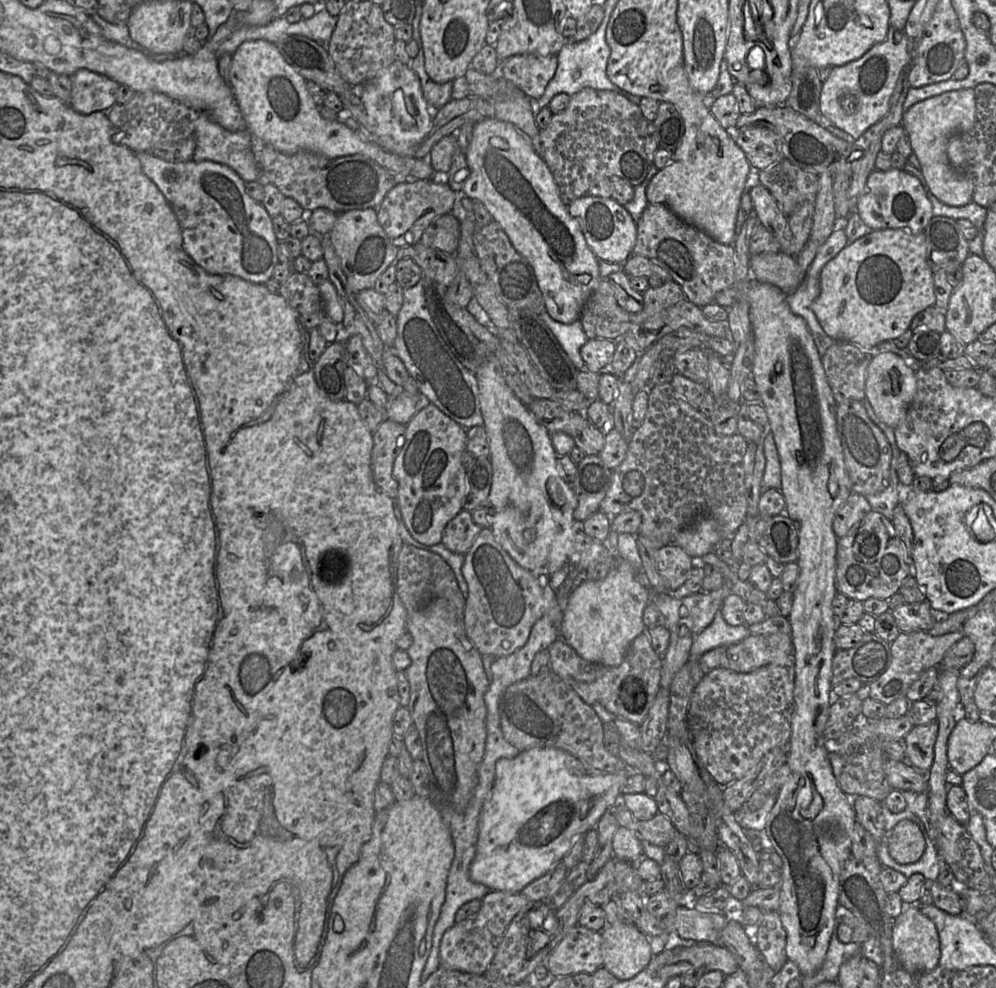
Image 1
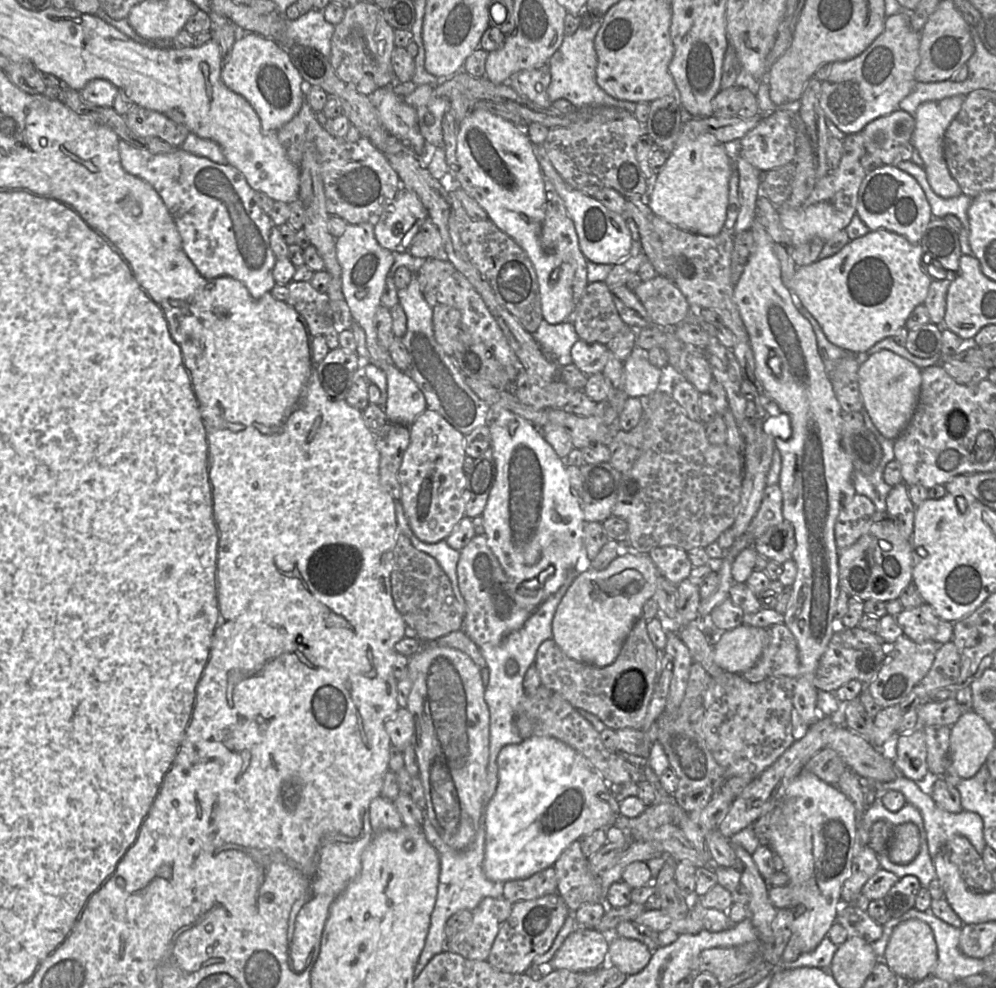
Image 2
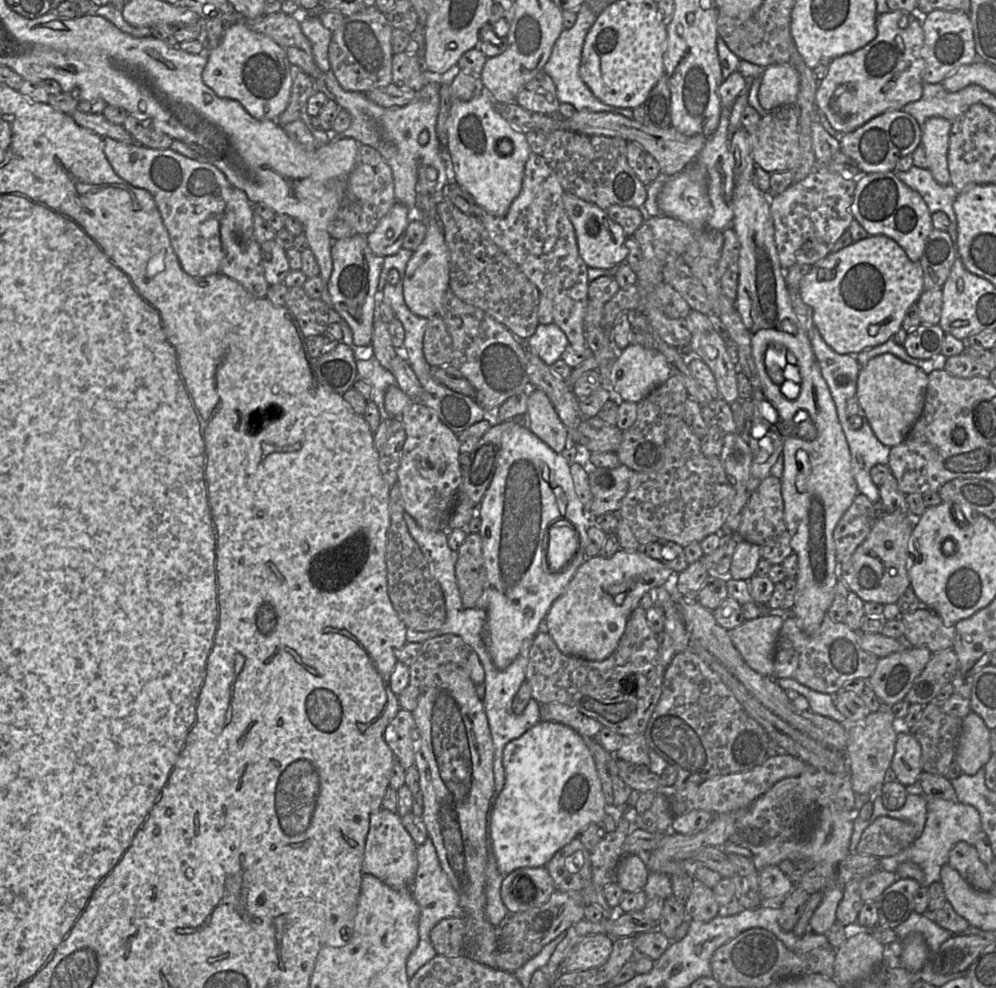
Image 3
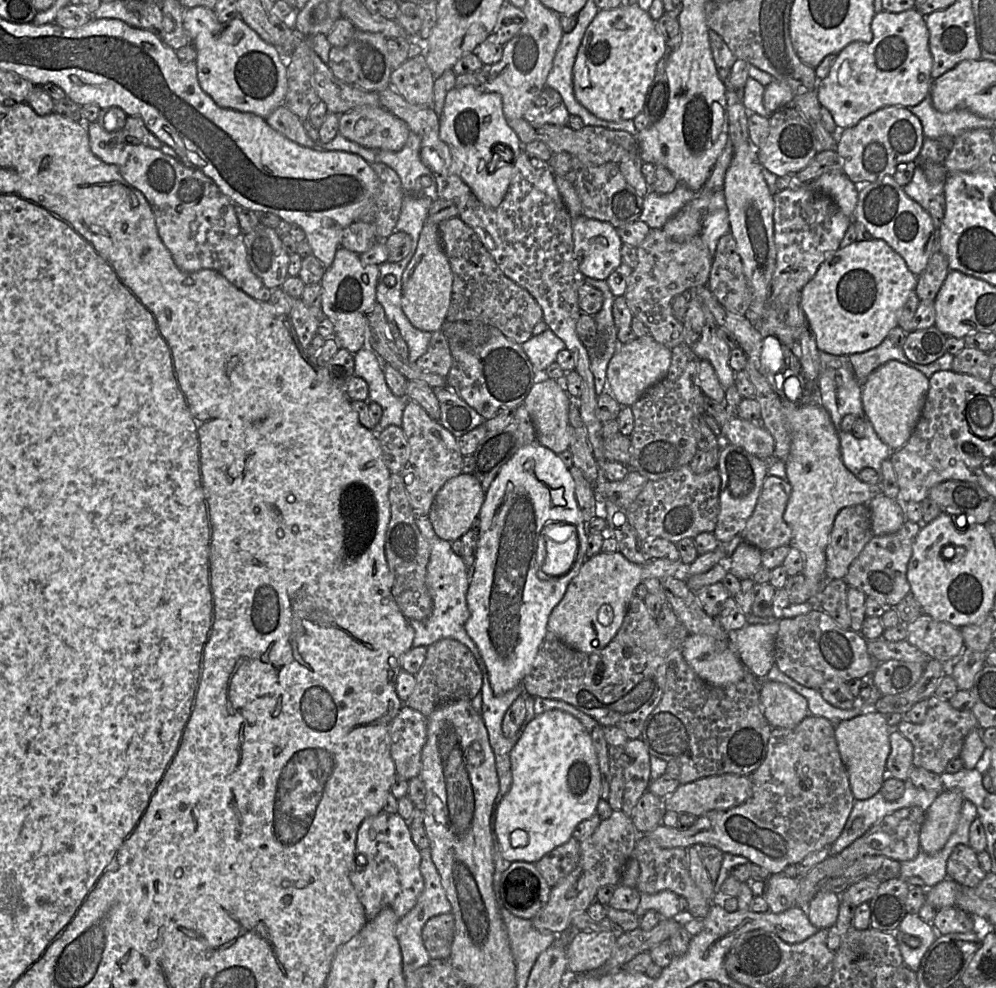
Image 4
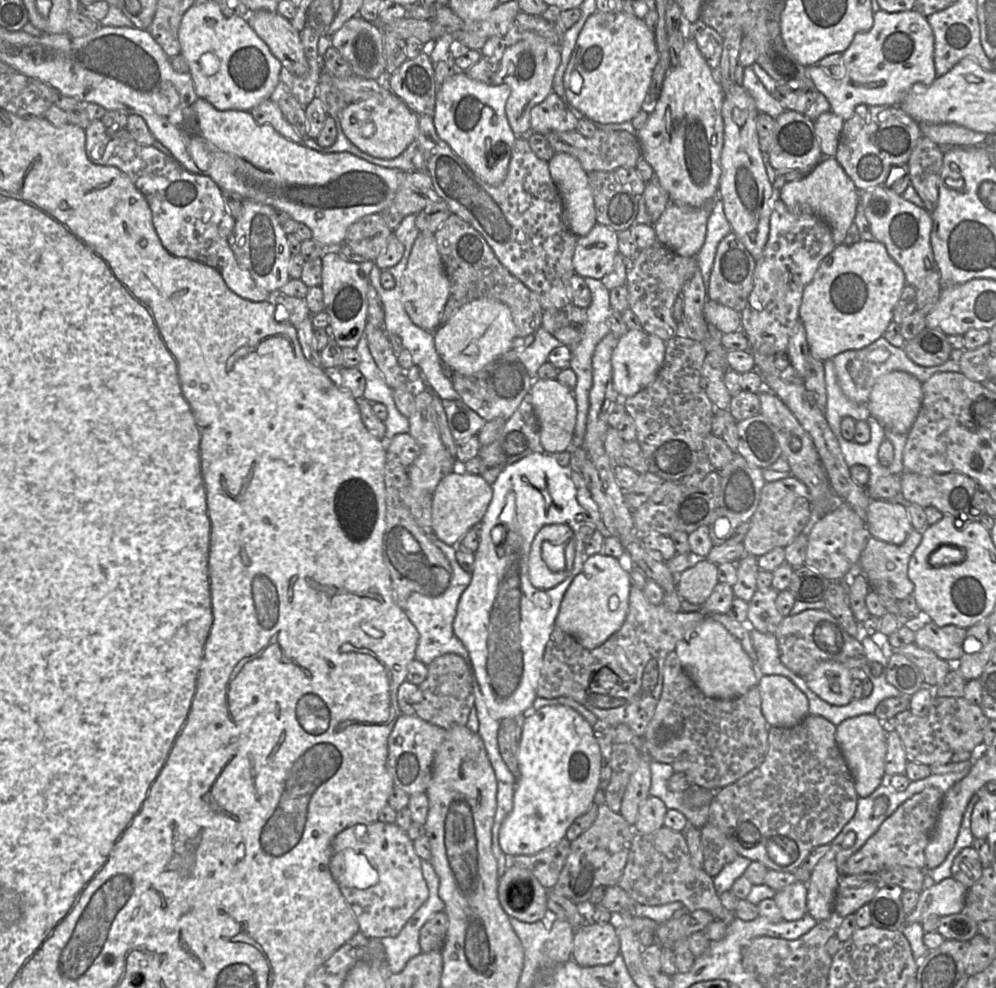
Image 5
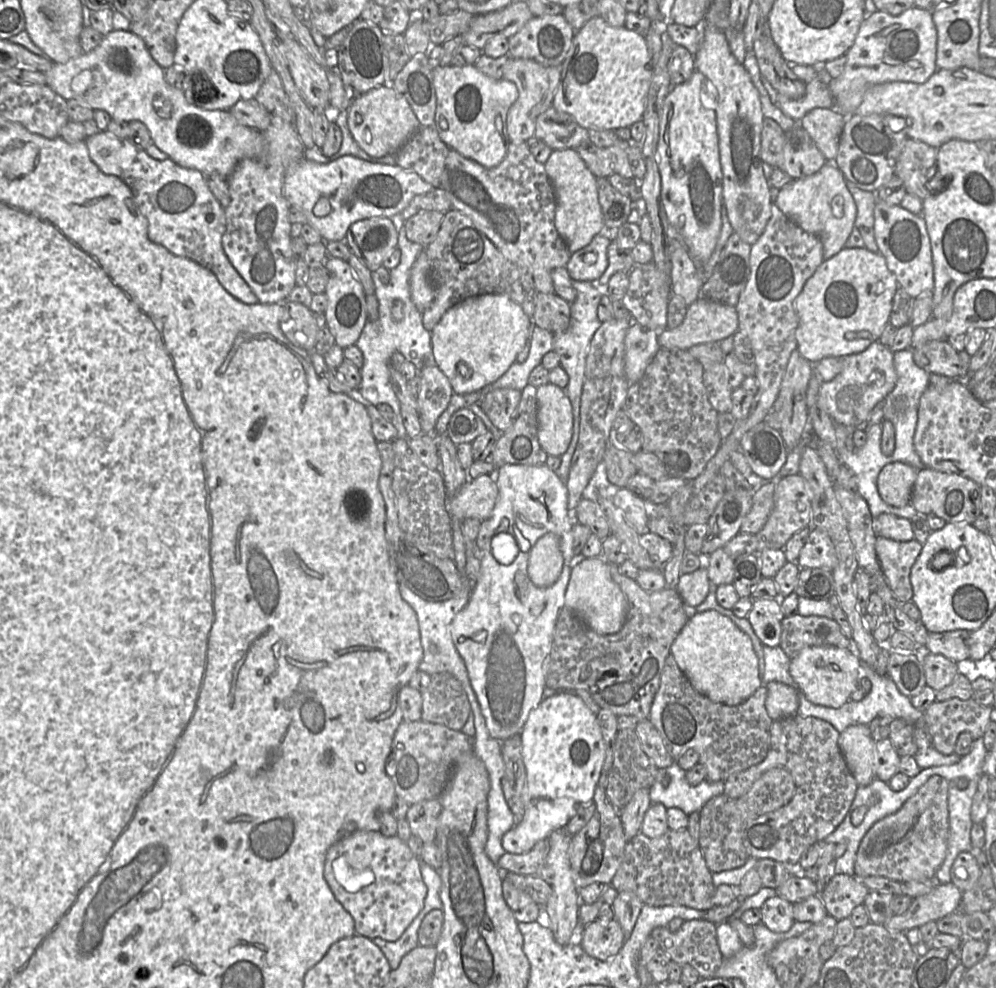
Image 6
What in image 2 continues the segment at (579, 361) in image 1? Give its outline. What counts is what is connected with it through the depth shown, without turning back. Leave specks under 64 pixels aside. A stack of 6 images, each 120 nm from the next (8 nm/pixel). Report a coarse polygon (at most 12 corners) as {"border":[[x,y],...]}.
{"border":[[543,319],[533,337],[560,368],[580,339],[573,323]]}

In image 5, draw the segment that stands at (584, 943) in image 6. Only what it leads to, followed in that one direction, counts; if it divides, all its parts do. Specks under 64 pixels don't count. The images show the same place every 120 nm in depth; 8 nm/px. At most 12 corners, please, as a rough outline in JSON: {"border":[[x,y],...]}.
{"border":[[595,923],[575,931],[572,959],[608,965],[620,954],[617,929]]}

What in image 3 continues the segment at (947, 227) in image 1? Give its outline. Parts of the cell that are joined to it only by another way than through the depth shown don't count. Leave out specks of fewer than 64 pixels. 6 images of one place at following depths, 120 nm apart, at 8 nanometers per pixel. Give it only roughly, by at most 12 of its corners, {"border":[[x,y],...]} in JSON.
{"border":[[932,229],[919,264],[924,289],[940,289],[958,258],[947,231]]}

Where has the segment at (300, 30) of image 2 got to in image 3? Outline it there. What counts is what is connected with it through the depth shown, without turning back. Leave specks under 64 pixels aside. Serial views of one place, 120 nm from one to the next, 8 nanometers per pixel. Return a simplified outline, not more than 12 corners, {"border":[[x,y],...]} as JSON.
{"border":[[299,7],[291,16],[311,44],[315,62],[331,70],[329,46],[333,32],[319,16]]}

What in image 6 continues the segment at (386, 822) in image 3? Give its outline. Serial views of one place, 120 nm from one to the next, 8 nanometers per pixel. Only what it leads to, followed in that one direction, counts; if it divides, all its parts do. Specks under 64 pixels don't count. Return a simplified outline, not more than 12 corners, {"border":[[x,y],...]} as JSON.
{"border":[[356,830],[324,875],[356,934],[394,942],[424,908],[421,859]]}

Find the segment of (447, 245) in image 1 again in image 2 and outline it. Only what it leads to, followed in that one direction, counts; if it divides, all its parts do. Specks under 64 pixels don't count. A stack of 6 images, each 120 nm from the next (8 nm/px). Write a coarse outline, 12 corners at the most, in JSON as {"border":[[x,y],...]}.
{"border":[[429,218],[408,252],[420,259],[448,259],[439,229]]}

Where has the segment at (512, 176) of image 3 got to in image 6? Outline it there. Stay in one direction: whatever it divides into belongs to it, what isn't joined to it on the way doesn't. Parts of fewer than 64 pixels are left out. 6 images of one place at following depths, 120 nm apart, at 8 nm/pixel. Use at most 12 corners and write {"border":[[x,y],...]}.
{"border":[[435,65],[435,128],[491,169],[510,144],[515,83]]}

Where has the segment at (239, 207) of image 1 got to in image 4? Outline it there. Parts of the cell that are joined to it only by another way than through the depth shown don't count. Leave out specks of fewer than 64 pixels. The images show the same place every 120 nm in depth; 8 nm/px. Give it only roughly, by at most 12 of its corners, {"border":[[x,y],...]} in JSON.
{"border":[[85,124],[94,155],[150,205],[179,268],[215,271],[251,298],[235,204],[160,149]]}

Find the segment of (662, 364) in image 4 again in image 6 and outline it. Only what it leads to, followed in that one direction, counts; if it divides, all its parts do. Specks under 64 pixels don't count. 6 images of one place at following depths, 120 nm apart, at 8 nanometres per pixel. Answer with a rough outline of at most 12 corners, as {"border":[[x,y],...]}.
{"border":[[637,322],[624,344],[629,385],[639,381],[660,349],[658,332]]}

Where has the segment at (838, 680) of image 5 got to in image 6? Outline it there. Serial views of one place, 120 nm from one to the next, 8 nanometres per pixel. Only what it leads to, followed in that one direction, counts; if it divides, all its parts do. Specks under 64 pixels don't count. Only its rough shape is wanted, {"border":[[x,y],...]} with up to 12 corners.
{"border":[[812,646],[789,672],[813,704],[838,709],[862,676],[854,650]]}

